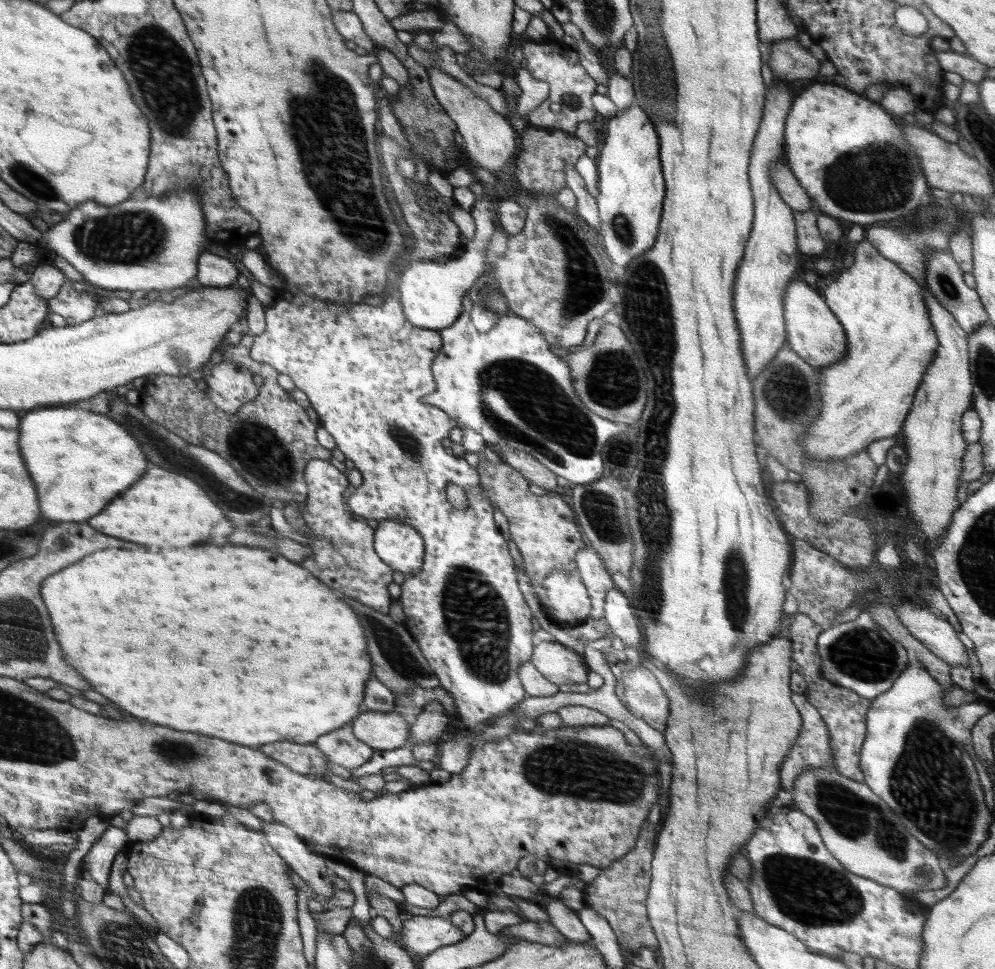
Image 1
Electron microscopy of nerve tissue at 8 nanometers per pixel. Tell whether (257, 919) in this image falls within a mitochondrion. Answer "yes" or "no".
yes

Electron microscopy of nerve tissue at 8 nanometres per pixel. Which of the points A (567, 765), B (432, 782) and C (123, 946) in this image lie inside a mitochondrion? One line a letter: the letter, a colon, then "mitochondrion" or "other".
A: mitochondrion
B: other
C: mitochondrion

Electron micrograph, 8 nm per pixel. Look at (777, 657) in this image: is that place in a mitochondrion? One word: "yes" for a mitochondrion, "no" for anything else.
no

